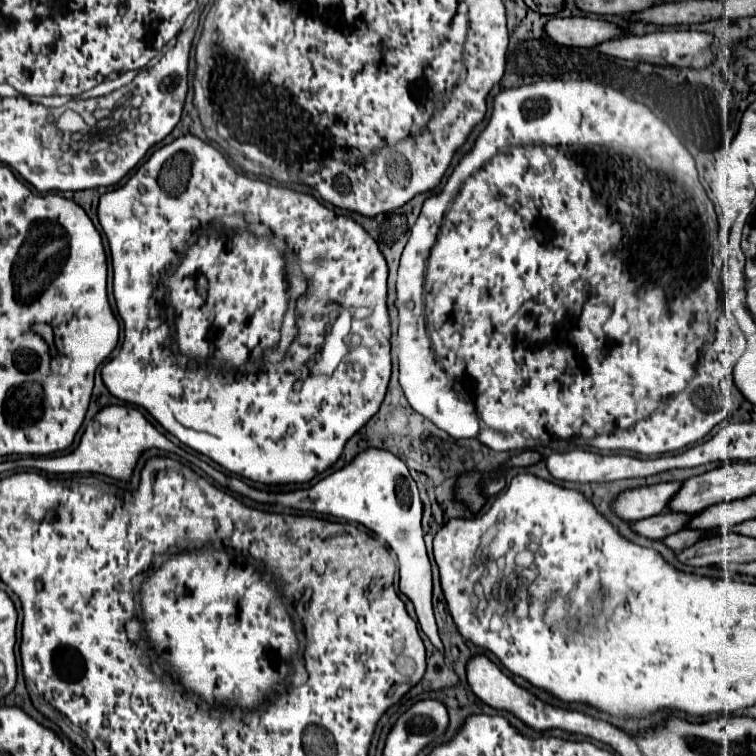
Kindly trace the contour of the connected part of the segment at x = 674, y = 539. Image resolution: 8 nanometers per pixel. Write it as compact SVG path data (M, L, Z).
M679 530L679 532L675 532L675 534L669 534L665 540L663 540L663 544L667 546L667 548L671 548L673 552L681 552L681 550L685 550L687 546L691 546L695 540L699 540L699 536L703 536L705 532L695 532L695 530Z

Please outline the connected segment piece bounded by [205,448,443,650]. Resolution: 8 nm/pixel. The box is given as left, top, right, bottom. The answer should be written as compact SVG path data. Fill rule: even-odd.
M369 448L361 452L351 464L345 468L325 476L315 486L307 490L295 490L295 492L268 492L248 486L241 478L225 476L223 472L215 470L207 464L205 470L217 484L230 488L232 492L247 498L253 498L261 504L281 504L293 510L301 512L315 512L315 514L327 514L335 518L345 518L351 522L359 522L367 526L371 532L375 532L379 538L383 538L389 548L397 554L399 560L399 588L401 592L413 602L419 624L423 632L429 636L429 640L443 650L443 644L437 634L437 624L431 608L431 564L425 552L425 542L421 534L421 512L423 504L419 500L419 490L413 478L409 476L409 470L403 460L393 456L387 450L375 450ZM397 484L399 484L399 500L397 500Z

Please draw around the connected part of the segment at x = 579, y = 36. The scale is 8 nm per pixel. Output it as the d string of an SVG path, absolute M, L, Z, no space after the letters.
M551 18L545 22L543 32L547 38L561 46L597 46L603 40L611 40L619 34L619 28L593 18Z

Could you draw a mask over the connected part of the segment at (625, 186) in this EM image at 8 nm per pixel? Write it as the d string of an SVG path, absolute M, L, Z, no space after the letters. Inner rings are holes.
M539 80L535 84L503 90L493 98L493 112L487 126L477 136L473 148L467 154L463 154L459 164L453 168L445 188L423 202L421 214L415 226L411 228L411 238L401 256L401 266L397 276L397 296L399 296L397 306L399 306L399 320L401 320L399 322L399 382L405 392L405 398L409 400L409 406L415 412L431 420L443 432L451 434L451 438L455 440L475 438L495 452L535 448L531 440L575 442L579 438L583 446L595 448L595 438L609 436L605 438L605 444L609 446L605 448L601 446L599 450L635 452L641 456L657 456L657 454L687 448L699 442L701 438L705 438L719 422L733 418L733 388L735 388L733 366L739 362L739 358L747 350L747 335L744 331L739 333L724 331L724 328L719 326L723 323L720 319L723 316L723 297L719 295L718 284L724 263L713 261L712 240L718 235L719 226L733 226L737 218L727 218L723 214L721 204L717 202L719 198L711 188L715 180L715 172L709 172L709 182L705 186L701 180L701 172L697 170L697 160L695 160L693 174L687 174L687 170L679 172L667 164L661 164L659 158L693 158L693 154L689 153L685 142L671 132L671 128L667 126L667 118L662 118L662 114L661 116L655 114L653 108L647 108L645 104L633 98L627 98L623 92L611 86L591 82L591 80ZM578 144L583 146L581 154L575 154L575 150L569 150L569 146L578 146ZM699 182L707 194L707 206L703 204L703 192ZM639 194L647 194L647 202L639 202ZM717 310L719 315L713 329L711 318Z

